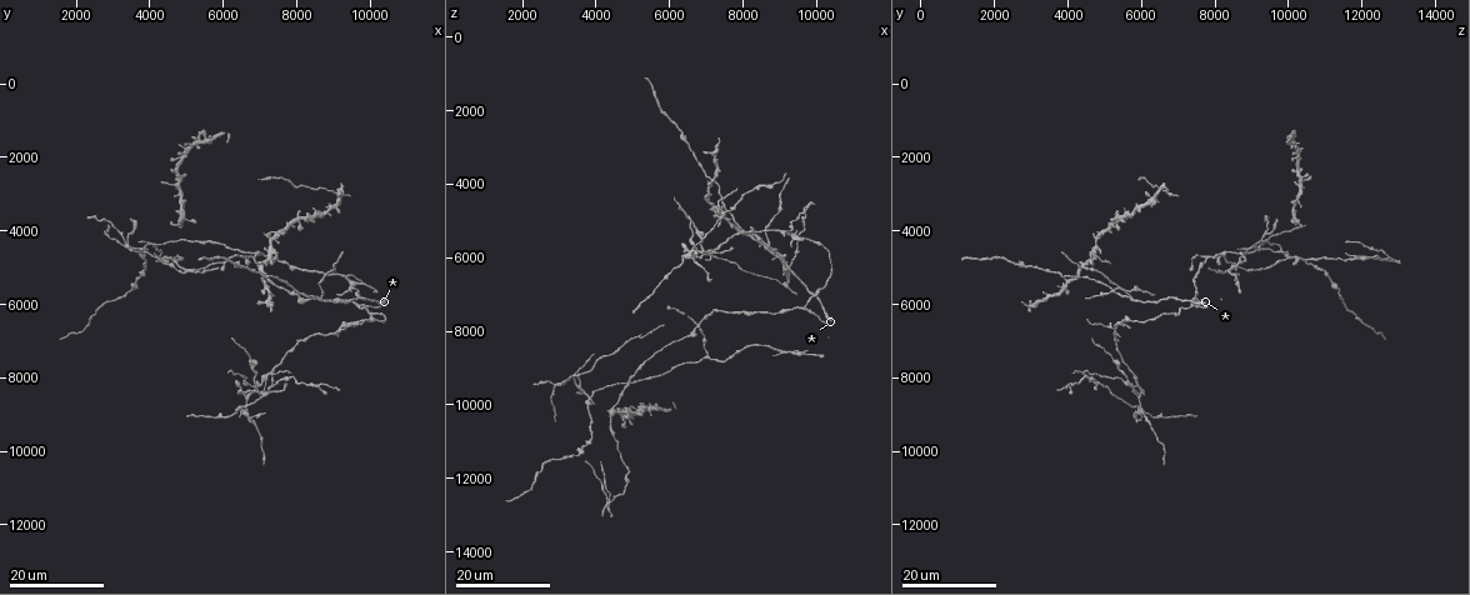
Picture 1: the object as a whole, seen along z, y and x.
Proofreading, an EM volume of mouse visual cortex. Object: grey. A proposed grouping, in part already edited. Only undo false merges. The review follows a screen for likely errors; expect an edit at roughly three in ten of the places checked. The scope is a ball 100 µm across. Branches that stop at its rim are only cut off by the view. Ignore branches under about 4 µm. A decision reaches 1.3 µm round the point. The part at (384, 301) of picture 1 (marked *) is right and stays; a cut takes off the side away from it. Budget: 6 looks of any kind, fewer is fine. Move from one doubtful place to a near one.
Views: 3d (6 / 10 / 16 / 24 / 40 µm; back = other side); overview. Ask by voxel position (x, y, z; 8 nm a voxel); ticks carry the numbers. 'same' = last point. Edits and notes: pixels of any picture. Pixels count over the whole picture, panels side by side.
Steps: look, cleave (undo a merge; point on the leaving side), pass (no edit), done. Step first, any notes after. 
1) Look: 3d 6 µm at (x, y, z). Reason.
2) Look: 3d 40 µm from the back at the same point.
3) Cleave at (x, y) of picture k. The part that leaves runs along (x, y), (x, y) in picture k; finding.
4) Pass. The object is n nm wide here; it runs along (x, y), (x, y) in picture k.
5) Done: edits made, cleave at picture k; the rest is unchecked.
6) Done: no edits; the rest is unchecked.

Look: 3d 24 µm at (6800, 4800, 7900). Four or more arms meet.

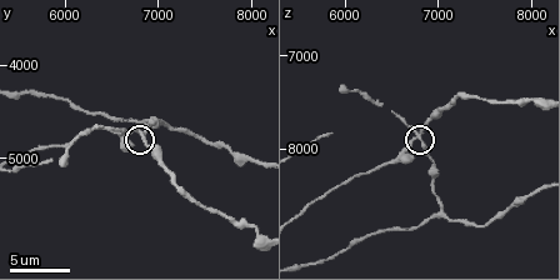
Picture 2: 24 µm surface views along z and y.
Look: 3d 6 µm at (6800, 4700, 7900).

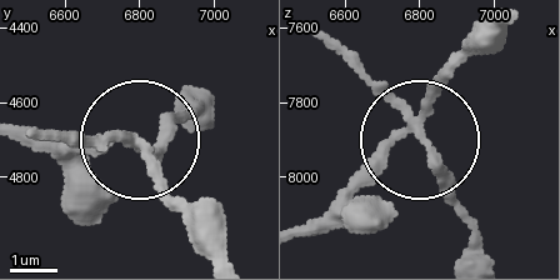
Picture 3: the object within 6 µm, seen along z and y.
Cleave at (374, 179) of picture 3. 4 arms meet here; the part that leaves runs along (419, 124), (430, 91), (499, 24) in picture 3; a second neuron is stuck on.

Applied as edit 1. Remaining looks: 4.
Look: overview. Redraw.

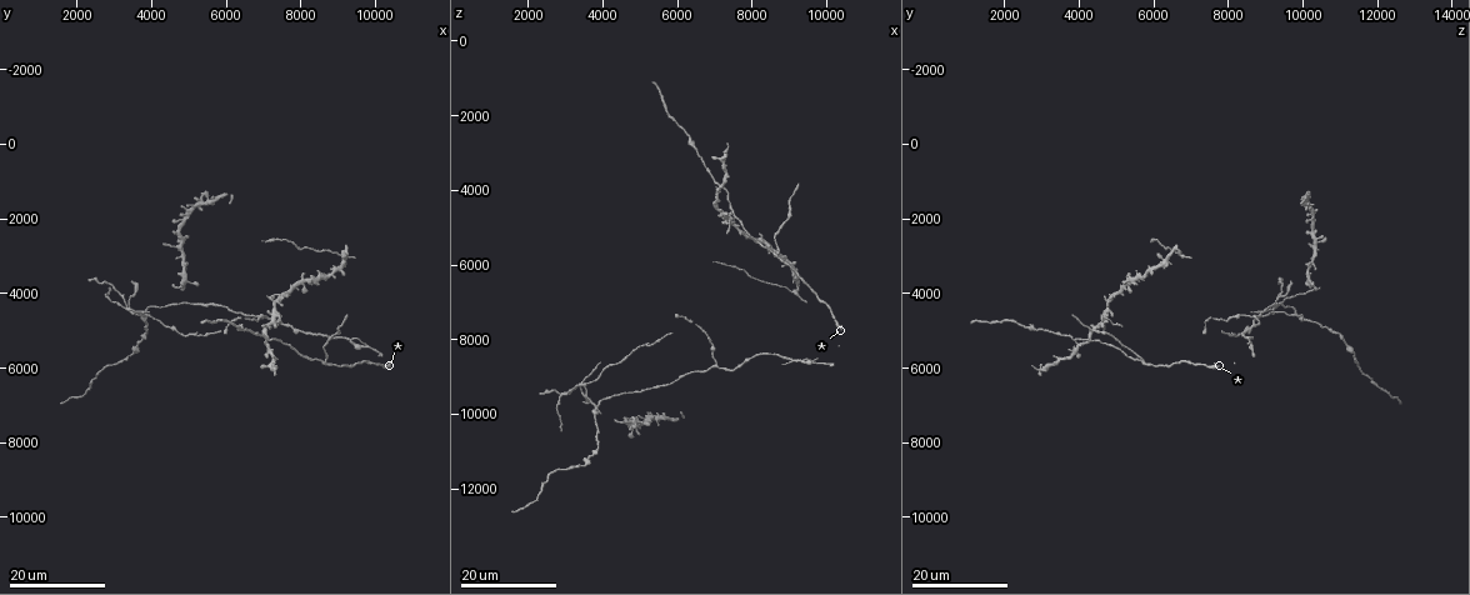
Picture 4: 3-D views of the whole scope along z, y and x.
Look: 3d 16 µm at (3700, 4500, 9700). Three-way junction.

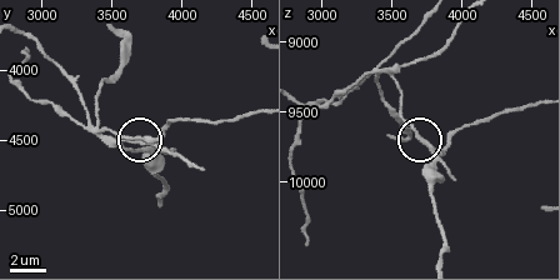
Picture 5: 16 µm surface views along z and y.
Look: 3d 10 µm at (3800, 4560, 9780).

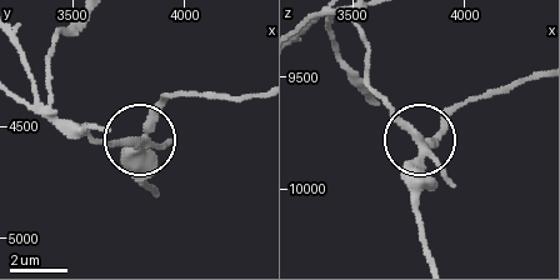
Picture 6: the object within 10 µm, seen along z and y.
Cleave at (168, 141) of picture 6. The side arm is 31 µm long; 3 arms meet here; two neurons meet here.

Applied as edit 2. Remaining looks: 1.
Done: edits made, cleave at picture 3, cleave at picture 6; the rest is unchecked.

